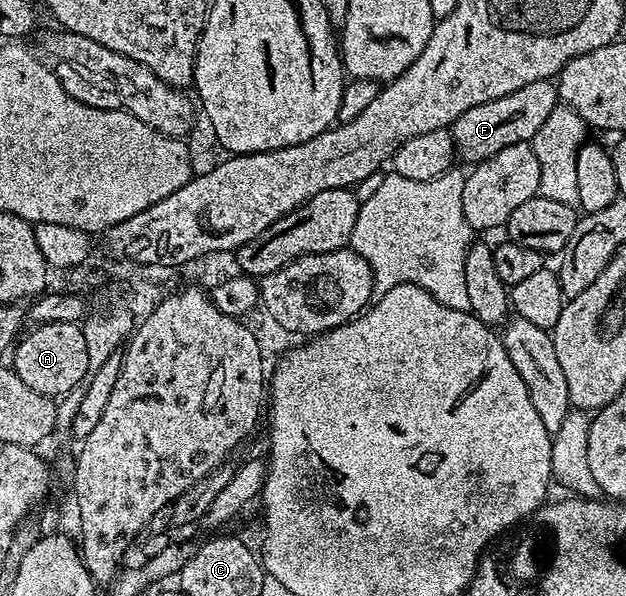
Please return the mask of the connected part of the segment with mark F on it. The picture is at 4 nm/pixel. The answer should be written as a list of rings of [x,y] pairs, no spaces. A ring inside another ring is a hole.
[[[552,79],[527,82],[527,86],[511,90],[511,94],[503,94],[503,98],[491,98],[491,102],[471,106],[467,114],[459,114],[457,121],[451,125],[456,155],[460,159],[462,156],[469,166],[476,166],[499,154],[499,150],[507,150],[507,146],[530,143],[539,126],[547,122],[551,110],[558,106],[557,86]]]

